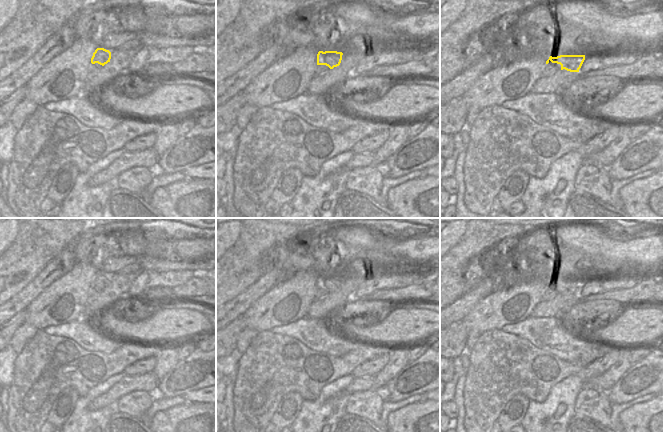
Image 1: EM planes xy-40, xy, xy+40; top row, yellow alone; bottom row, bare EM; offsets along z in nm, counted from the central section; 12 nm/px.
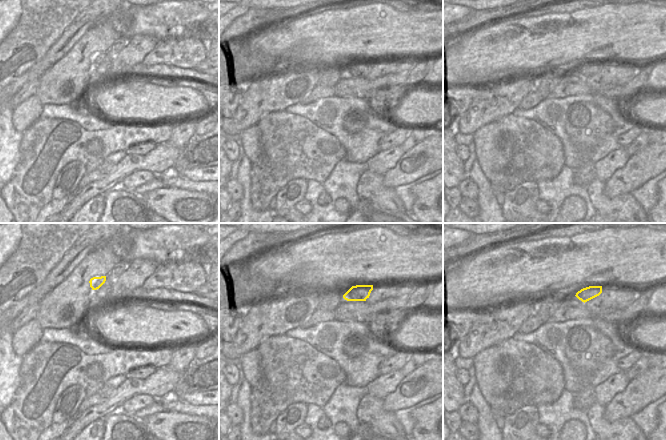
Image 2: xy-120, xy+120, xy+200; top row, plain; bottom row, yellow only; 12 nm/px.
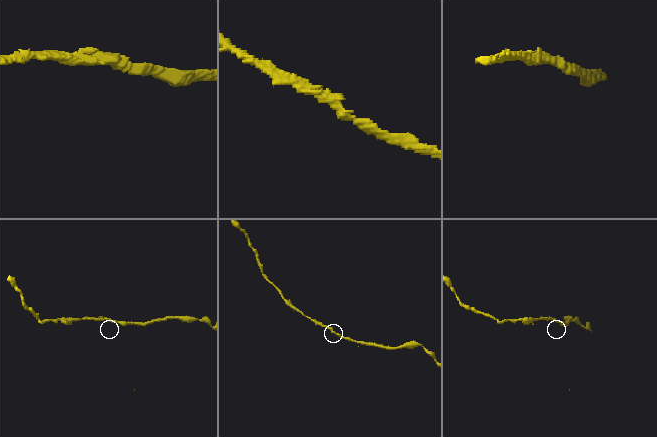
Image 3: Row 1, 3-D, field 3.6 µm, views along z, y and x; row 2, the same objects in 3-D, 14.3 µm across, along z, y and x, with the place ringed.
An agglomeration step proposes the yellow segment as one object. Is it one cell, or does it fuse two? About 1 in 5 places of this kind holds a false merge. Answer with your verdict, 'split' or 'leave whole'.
leave whole

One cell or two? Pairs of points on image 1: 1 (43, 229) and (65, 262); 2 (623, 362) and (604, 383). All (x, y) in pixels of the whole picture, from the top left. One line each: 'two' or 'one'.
1: two
2: one

